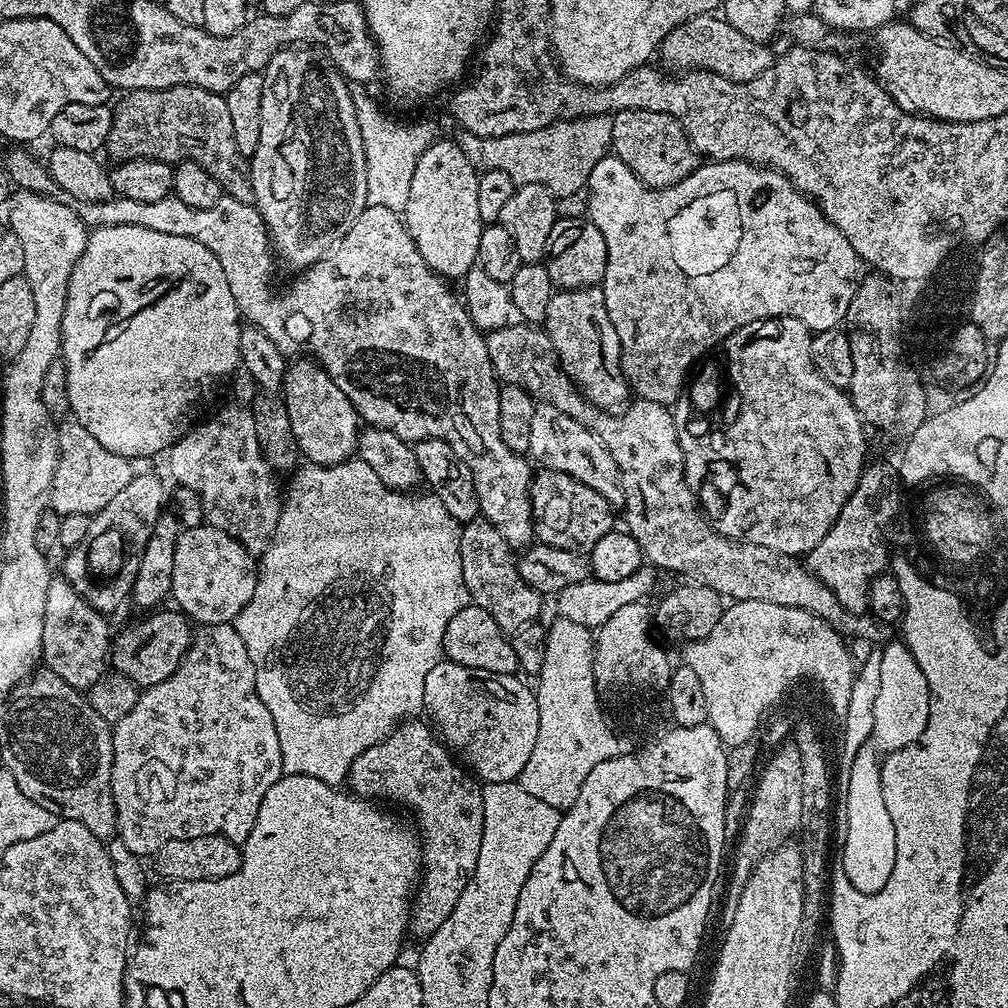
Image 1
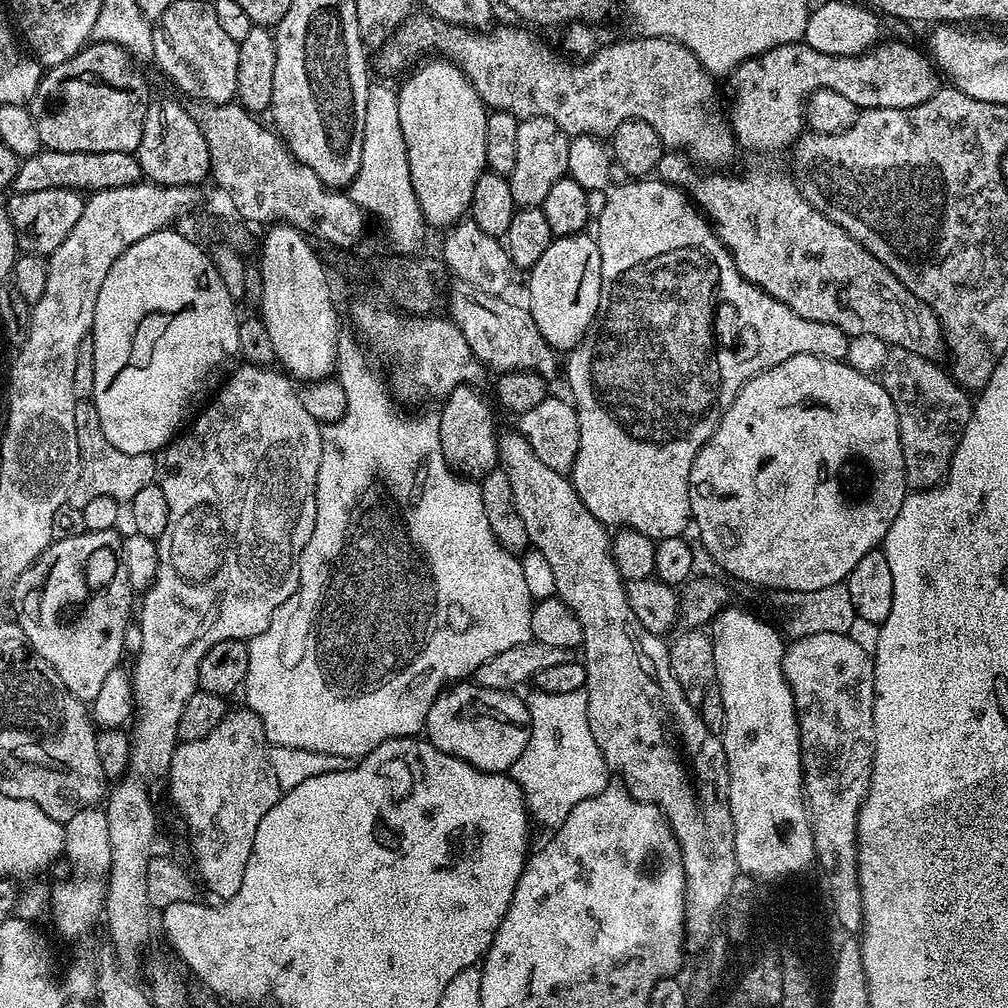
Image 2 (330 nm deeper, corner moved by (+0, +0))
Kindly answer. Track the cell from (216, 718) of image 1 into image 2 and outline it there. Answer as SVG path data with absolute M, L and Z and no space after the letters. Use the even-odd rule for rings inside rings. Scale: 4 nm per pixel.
M247 706L225 711L223 719L200 740L177 743L166 777L178 815L188 827L199 879L226 901L242 886L246 862L254 850L258 822L266 818L282 795L268 757L264 723Z

